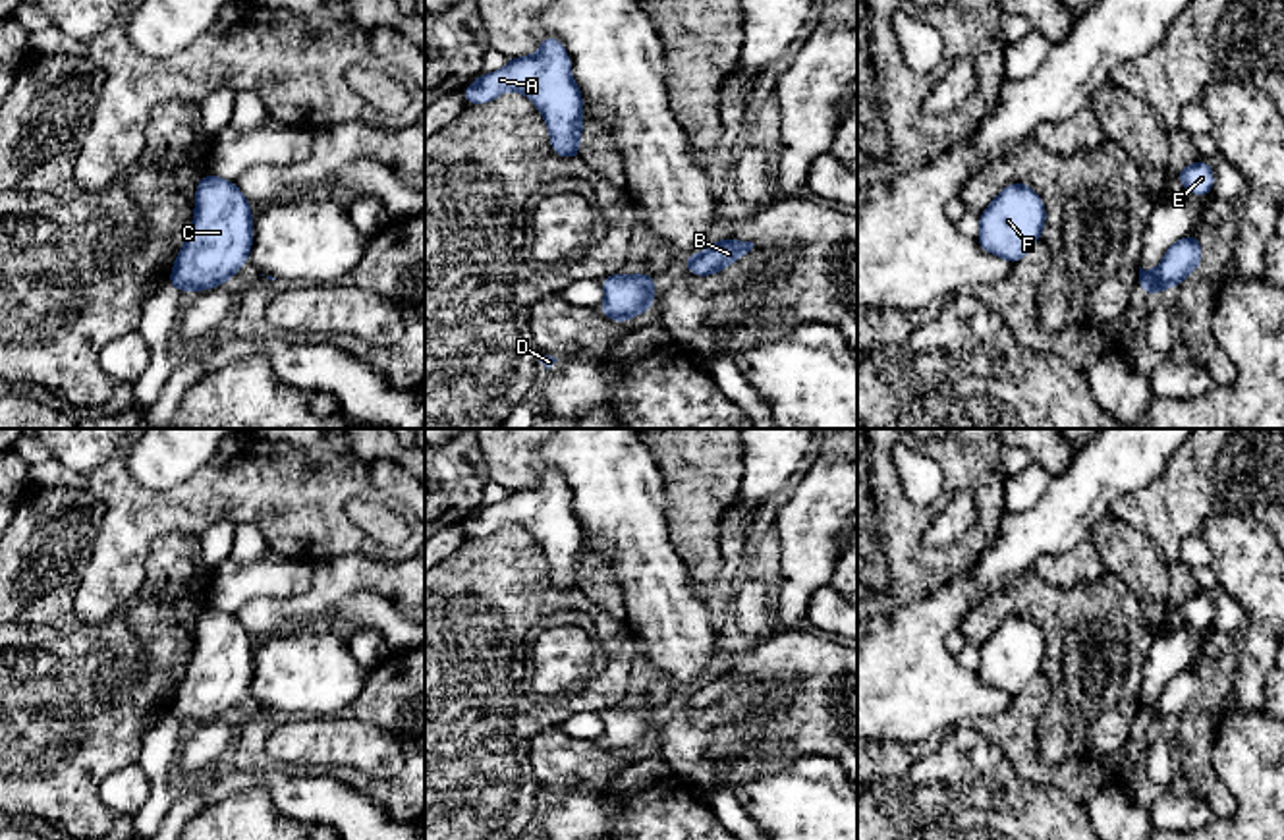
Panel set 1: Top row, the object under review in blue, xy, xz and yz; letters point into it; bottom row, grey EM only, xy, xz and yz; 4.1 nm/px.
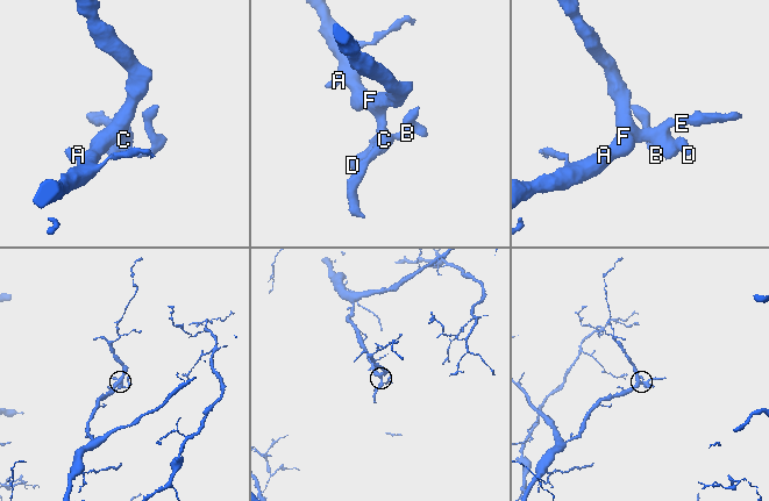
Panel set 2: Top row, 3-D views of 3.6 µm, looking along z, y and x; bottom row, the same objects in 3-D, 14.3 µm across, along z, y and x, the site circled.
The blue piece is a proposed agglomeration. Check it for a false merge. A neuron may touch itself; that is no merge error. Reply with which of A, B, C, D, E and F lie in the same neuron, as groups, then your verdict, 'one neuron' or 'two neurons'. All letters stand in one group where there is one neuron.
A B C D E F | one neuron

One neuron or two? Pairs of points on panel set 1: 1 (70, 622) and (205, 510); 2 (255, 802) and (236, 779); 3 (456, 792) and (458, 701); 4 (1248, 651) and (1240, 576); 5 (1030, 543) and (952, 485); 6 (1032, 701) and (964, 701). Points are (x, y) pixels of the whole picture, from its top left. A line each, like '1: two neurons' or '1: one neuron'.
1: two neurons
2: two neurons
3: one neuron
4: one neuron
5: two neurons
6: two neurons

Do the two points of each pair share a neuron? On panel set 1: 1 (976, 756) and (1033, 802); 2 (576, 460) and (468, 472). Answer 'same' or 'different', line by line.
1: same
2: different

